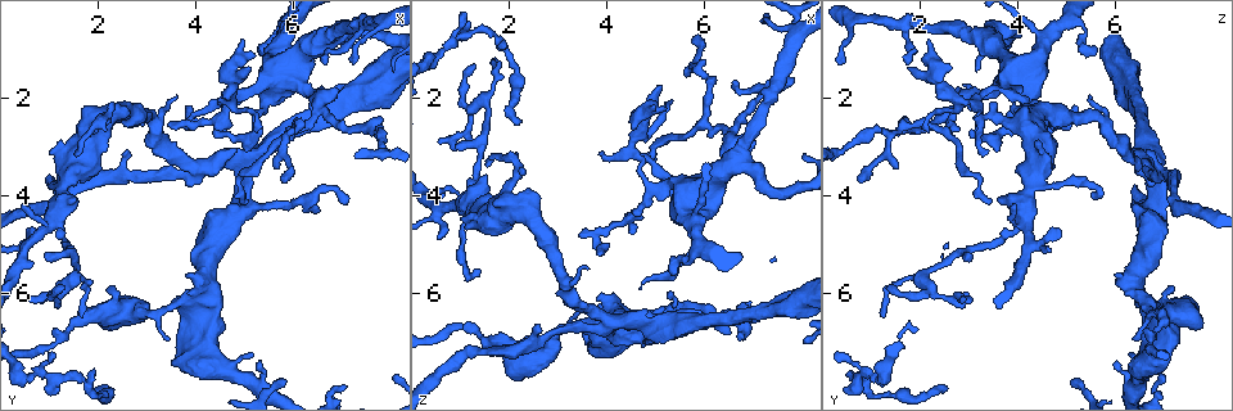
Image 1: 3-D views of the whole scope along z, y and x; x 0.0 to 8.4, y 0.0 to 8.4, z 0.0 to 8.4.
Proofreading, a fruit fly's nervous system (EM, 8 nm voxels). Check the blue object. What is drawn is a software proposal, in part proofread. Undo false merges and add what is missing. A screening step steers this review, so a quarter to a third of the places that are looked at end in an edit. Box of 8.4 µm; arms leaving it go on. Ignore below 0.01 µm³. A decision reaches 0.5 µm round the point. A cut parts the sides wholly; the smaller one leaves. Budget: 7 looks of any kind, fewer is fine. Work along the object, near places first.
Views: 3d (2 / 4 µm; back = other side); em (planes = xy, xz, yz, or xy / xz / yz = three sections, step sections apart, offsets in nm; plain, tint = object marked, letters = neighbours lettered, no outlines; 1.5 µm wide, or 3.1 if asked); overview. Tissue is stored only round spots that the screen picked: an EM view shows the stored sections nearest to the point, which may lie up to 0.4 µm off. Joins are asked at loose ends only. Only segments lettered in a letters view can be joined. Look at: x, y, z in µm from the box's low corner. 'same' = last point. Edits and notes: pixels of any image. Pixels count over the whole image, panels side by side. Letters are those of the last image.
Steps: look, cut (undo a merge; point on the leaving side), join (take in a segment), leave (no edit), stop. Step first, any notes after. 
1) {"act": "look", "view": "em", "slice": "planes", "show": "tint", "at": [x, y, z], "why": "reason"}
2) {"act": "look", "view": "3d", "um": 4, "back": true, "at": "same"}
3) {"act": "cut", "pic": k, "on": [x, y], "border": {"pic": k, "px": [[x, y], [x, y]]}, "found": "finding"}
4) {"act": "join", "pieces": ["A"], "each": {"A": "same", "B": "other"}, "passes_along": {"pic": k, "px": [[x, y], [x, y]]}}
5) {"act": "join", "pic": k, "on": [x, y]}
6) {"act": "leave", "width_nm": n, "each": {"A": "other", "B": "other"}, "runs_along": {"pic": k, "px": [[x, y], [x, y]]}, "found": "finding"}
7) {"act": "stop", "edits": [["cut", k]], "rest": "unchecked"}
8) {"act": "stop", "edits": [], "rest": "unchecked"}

{"act": "look", "view": "3d", "um": 2, "at": [4.10, 3.45, 6.60], "why": "sharp bend"}

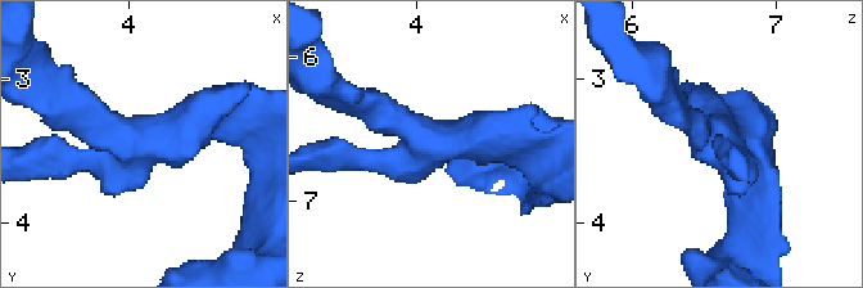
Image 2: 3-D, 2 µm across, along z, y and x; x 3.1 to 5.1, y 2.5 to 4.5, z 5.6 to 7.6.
{"act": "look", "view": "em", "slice": "planes", "show": "letters", "at": [4.06, 3.44, 6.56], "arms": 3, "arm_widths_nm": [180, 190, 220]}

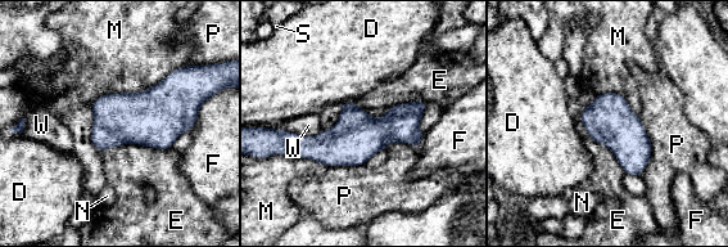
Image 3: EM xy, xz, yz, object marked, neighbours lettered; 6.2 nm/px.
{"act": "leave", "each": {"D": "other", "E": "other", "F": "other", "M": "other", "N": "other", "P": "other", "S": "other", "W": "other"}, "runs_along": {"pic": 3, "px": [[421, 104], [347, 144], [290, 137]]}, "found": "all the same neuron"}

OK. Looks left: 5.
{"act": "look", "view": "em", "slice": "planes", "show": "letters", "at": [7.05, 1.75, 2.90], "why": "branch stops here"}

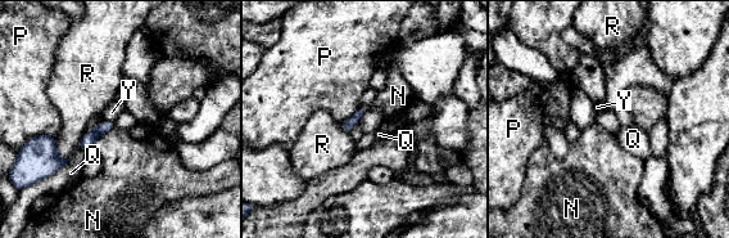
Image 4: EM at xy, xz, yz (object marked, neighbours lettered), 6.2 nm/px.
{"act": "leave", "longest_contact_nm": ["Q", 200], "each": {"N": "other", "P": "other", "Q": "other", "R": "other", "Y": "other"}, "border": {"pic": 4, "px": [[114, 126], [103, 133], [93, 146]]}, "found": "none of them fits"}

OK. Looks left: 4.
{"act": "look", "view": "3d", "um": 2, "at": [7.70, 2.60, 1.40], "why": "narrows sharply"}

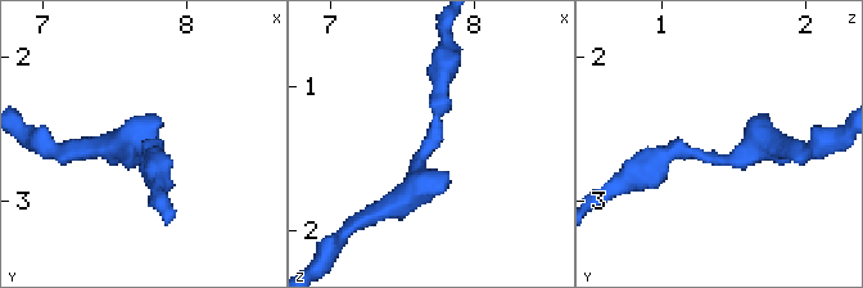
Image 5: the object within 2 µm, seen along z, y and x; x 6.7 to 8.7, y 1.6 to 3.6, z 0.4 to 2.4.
{"act": "look", "view": "em", "slice": "yz", "step": 4, "show": "letters", "at": [7.72, 2.66, 1.36], "why": "shape alone is not enough"}

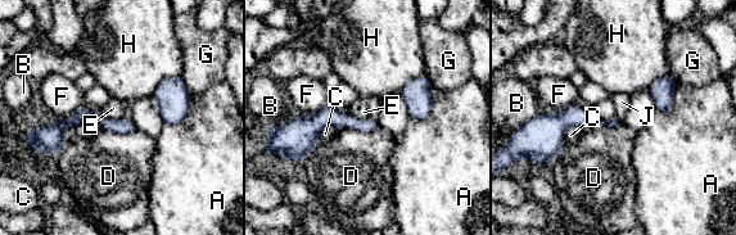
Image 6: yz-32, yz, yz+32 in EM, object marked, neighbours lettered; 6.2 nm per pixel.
{"act": "leave", "width_nm": 50, "each": {"A": "other", "B": "other", "C": "other", "D": "other", "E": "other", "F": "other", "G": "other", "H": "other", "J": "other"}, "found": "continuous, no second neuron"}

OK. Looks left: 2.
{"act": "stop", "edits": [], "rest": "unchecked"}

